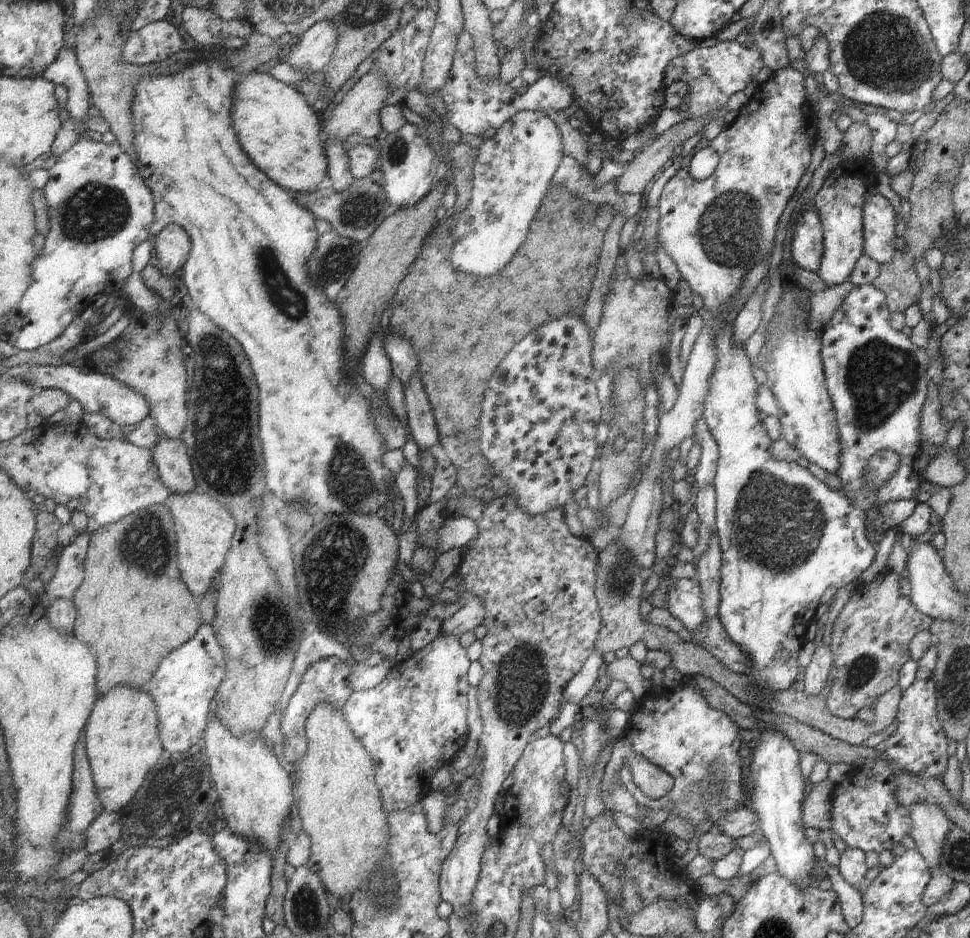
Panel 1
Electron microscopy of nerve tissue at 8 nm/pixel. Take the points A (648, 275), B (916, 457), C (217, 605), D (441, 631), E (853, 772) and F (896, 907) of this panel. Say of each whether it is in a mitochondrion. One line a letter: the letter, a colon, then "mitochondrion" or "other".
A: other
B: other
C: other
D: other
E: other
F: other

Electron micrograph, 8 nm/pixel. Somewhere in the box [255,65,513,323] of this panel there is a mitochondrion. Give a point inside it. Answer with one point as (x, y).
(359, 209)

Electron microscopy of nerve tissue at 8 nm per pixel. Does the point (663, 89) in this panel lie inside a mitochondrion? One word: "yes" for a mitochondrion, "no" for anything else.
no

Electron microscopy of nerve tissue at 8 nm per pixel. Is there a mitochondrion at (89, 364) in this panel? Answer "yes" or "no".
no

